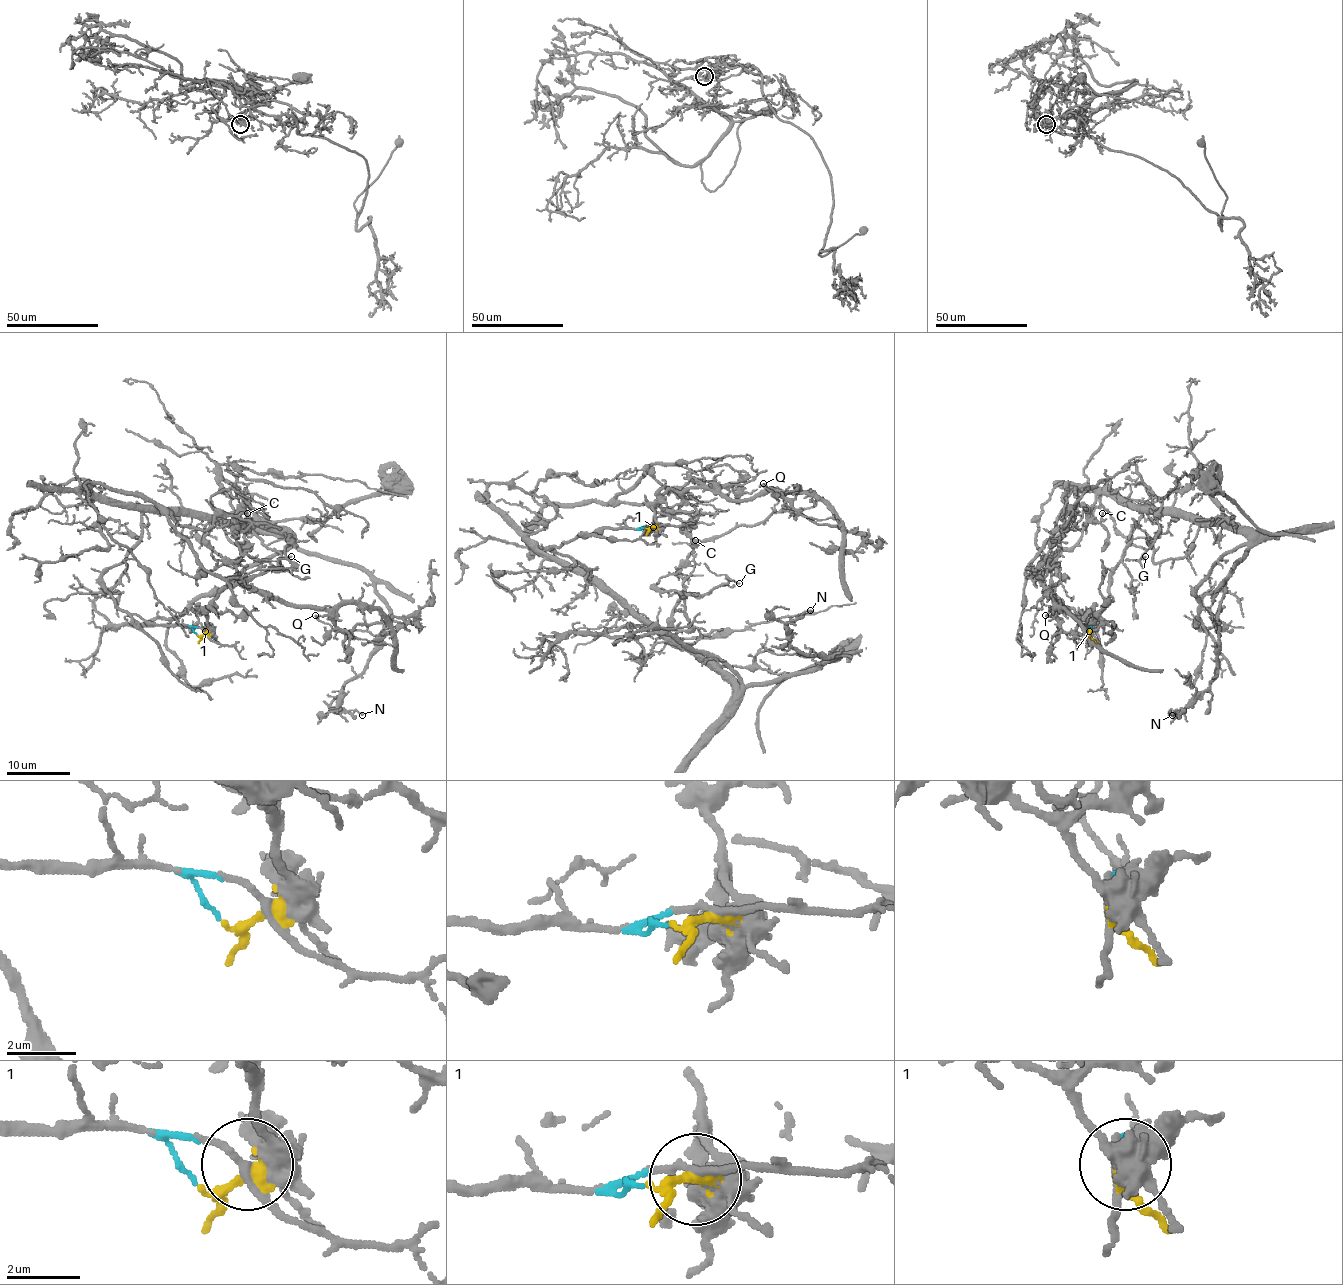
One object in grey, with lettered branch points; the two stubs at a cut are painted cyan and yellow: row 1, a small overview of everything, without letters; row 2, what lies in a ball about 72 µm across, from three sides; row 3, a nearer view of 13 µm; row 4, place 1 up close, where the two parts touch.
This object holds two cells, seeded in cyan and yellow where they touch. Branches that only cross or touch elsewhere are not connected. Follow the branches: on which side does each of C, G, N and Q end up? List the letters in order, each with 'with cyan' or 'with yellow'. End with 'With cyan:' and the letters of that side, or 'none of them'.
C: with yellow
G: with cyan
N: with cyan
Q: with yellow
With cyan: G, N

